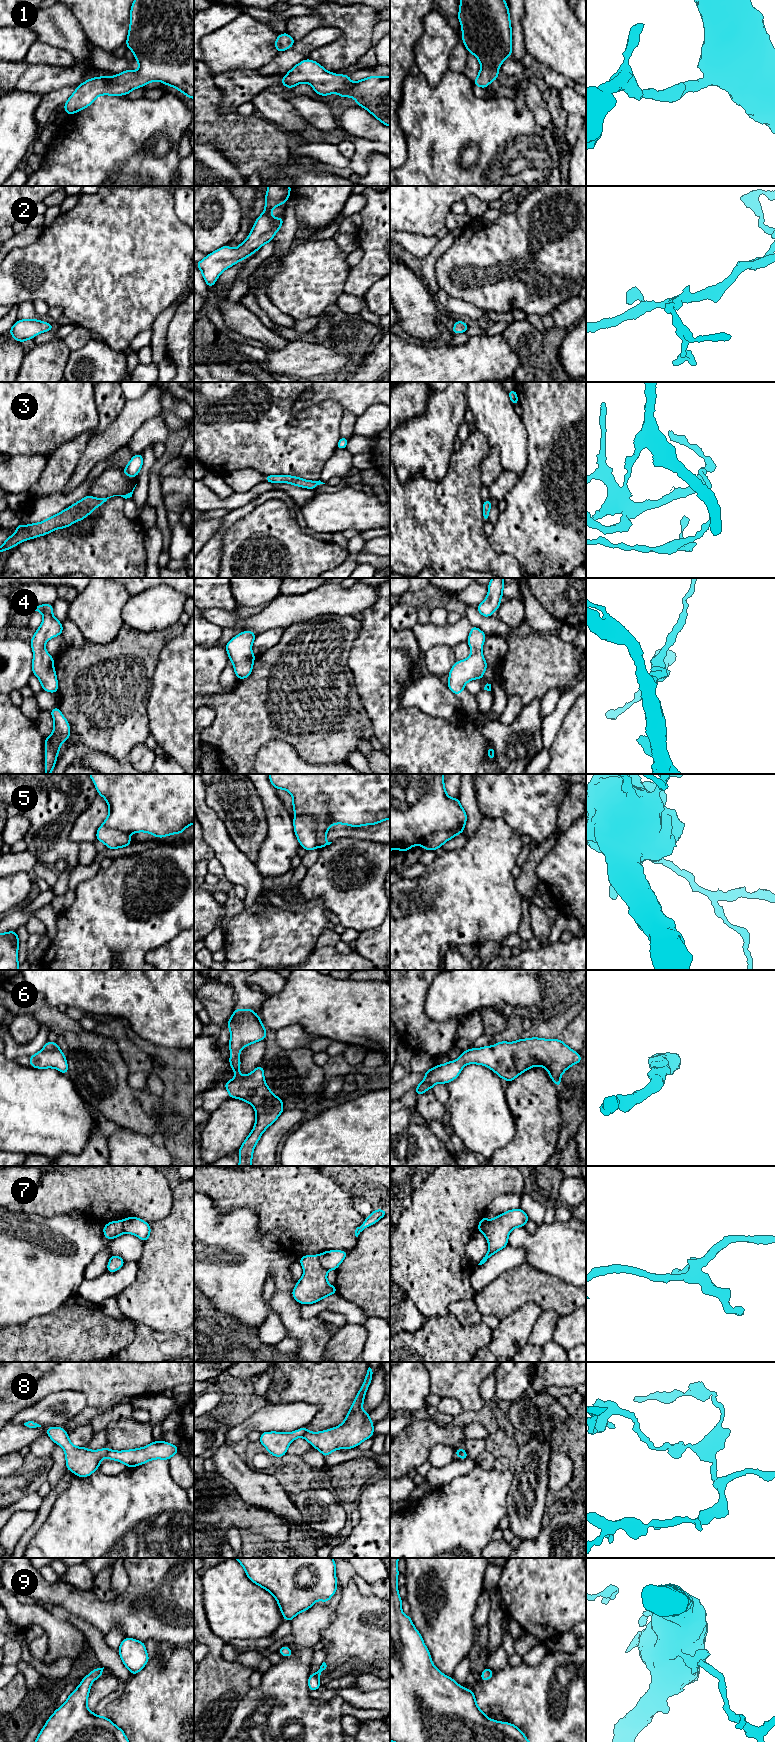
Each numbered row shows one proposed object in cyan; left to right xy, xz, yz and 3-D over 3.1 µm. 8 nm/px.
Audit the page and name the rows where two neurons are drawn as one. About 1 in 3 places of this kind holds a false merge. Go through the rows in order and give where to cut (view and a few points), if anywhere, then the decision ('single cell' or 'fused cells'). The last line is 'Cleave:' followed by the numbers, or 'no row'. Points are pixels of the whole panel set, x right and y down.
1: no cut | single cell
2: no cut | single cell
3: no cut | single cell
4: no cut | single cell
5: no cut | single cell
6: no cut | single cell
7: xz (318, 1255), (320, 1264), (327, 1271) | fused cells
8: xy (109, 1449), (106, 1455) | fused cells
9: no cut | single cell
Cleave: 7, 8

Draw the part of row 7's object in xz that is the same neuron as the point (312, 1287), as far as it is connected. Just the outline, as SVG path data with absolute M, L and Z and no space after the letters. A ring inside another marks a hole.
M305 1255L299 1261L304 1273L292 1290L292 1296L297 1302L314 1304L337 1293L336 1287L327 1282L328 1271L320 1264L319 1255Z

